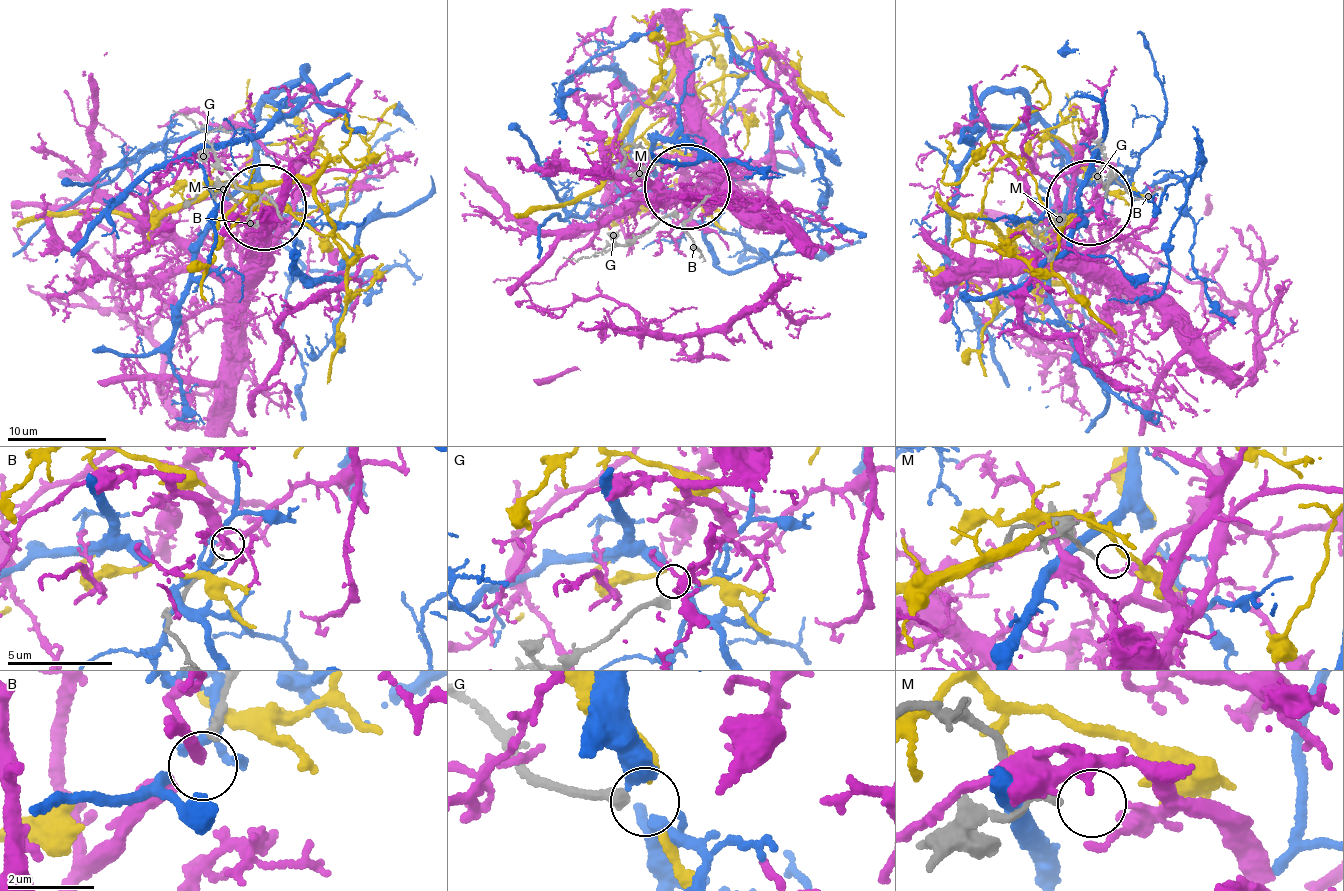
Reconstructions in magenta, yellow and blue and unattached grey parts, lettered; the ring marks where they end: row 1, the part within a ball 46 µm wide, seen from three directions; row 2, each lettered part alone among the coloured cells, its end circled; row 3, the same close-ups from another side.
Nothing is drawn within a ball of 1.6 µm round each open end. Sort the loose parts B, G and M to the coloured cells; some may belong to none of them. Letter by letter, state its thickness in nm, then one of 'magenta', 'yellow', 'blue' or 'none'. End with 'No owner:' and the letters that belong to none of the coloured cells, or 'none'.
B: 200 nm | magenta
G: 380 nm | none
M: 140 nm | none
No owner: G, M

